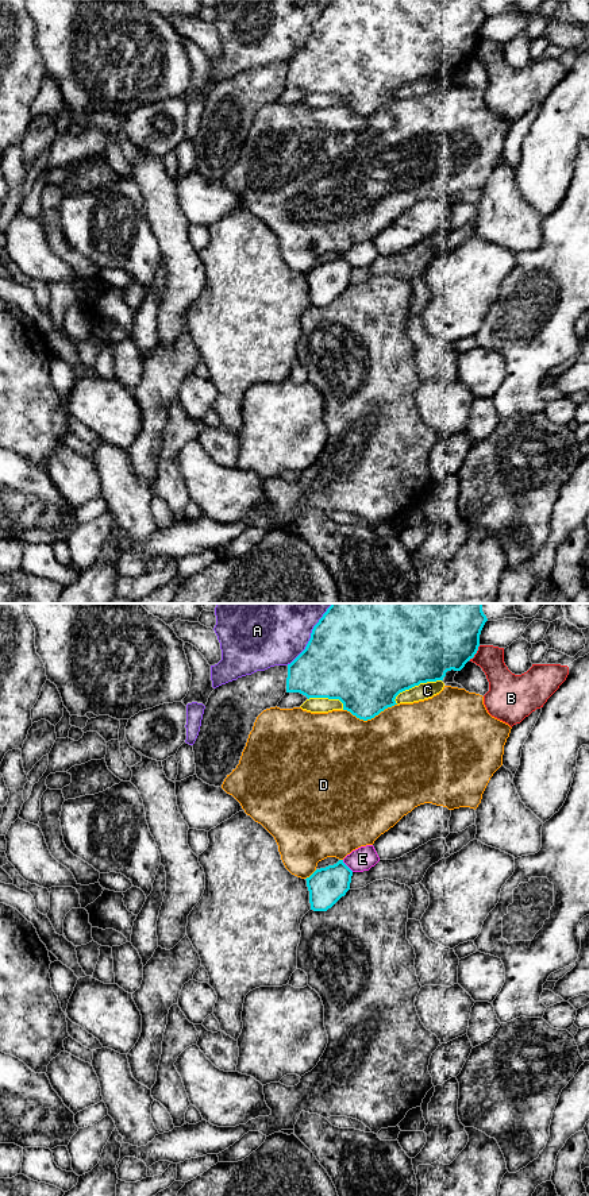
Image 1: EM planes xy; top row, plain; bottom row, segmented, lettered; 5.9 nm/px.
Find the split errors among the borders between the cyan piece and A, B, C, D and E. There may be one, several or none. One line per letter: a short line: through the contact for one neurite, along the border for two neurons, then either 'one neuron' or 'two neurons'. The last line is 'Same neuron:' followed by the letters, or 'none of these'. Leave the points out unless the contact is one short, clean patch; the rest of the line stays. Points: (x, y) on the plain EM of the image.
A: two neurons
B: two neurons
C: two neurons
D: two neurons
E: two neurons
Same neuron: none of these

